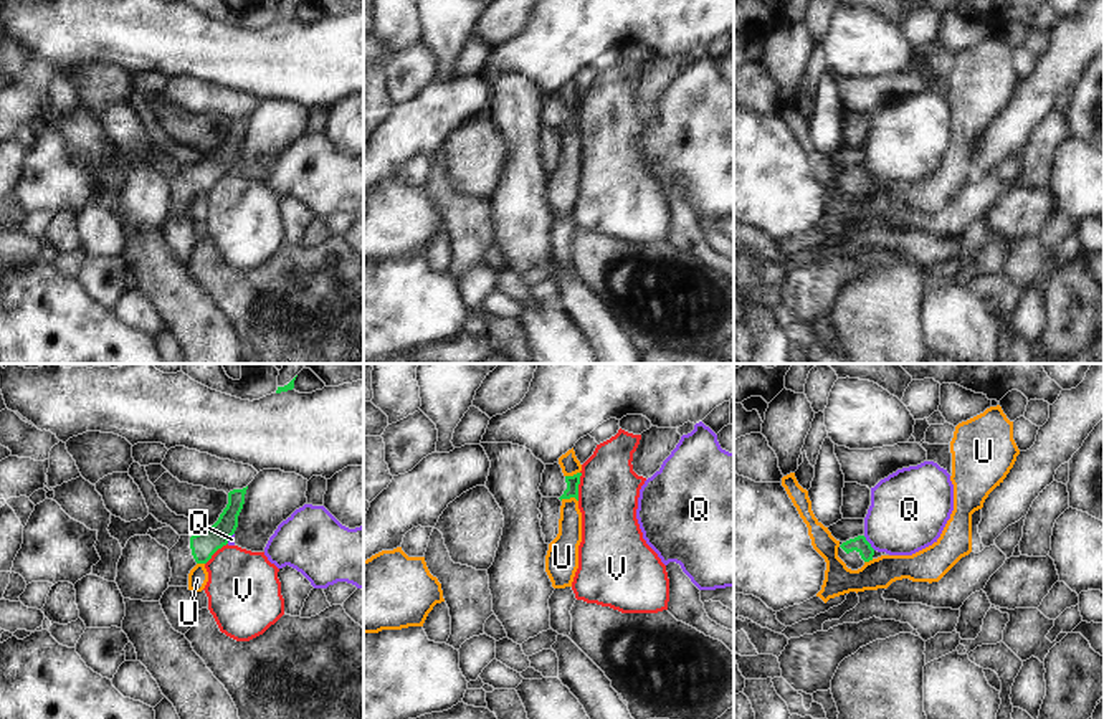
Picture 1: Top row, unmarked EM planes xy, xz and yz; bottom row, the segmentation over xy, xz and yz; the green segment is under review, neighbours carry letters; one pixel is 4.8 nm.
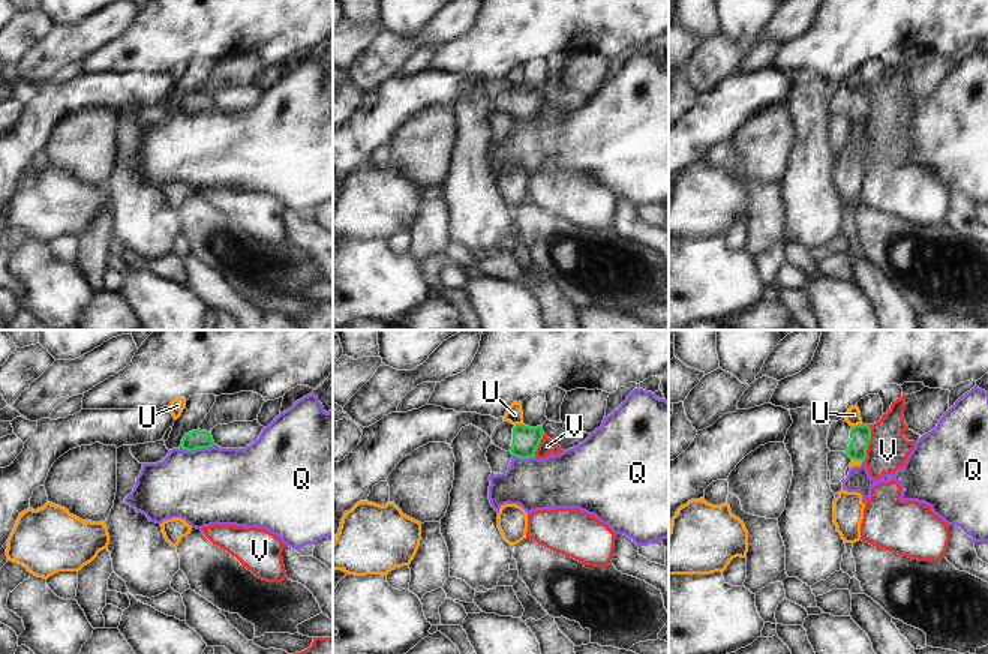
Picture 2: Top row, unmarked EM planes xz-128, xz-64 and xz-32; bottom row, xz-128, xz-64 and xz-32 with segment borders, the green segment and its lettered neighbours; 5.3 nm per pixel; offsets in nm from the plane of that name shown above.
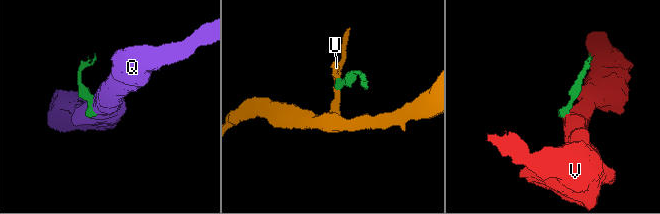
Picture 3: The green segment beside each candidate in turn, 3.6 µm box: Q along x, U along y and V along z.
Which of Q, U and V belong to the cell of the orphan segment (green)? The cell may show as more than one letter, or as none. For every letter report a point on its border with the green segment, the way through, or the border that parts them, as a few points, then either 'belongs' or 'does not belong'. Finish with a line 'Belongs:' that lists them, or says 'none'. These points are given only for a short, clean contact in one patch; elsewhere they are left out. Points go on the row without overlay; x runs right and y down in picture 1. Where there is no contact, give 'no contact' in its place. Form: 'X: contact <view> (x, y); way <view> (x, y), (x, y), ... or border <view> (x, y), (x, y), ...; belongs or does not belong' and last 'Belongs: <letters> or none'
Q: contact yz (868, 172); border yz (863, 166), (875, 179); does not belong
U: contact xz (569, 128); border xz (561, 129), (574, 128), (577, 131); does not belong
V: contact xz (577, 116); border xz (580, 101), (577, 129); does not belong
Belongs: none

